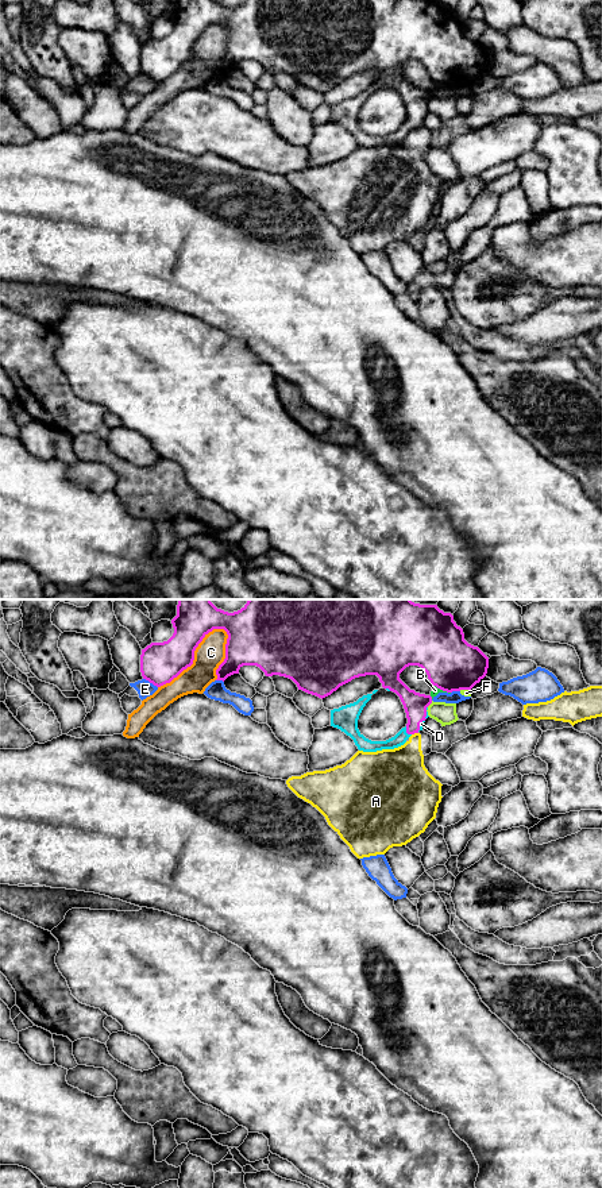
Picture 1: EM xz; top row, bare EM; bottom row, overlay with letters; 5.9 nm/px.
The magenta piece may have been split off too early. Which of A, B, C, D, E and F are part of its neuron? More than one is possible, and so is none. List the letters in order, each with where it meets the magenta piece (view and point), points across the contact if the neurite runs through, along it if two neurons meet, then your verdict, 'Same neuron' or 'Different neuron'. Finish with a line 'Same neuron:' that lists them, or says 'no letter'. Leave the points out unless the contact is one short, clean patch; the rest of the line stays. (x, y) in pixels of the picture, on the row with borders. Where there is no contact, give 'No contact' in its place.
A: Touches magenta at xz (415, 732). Different neuron
B: Touches magenta at xz (443, 690). Different neuron
C: Touches magenta at xz (193, 656). Different neuron
D: Touches magenta at xz (406, 732). Same neuron
E: Touches magenta at xz (150, 682). Different neuron
F: Touches magenta at xz (429, 704). Different neuron
Same neuron: D

